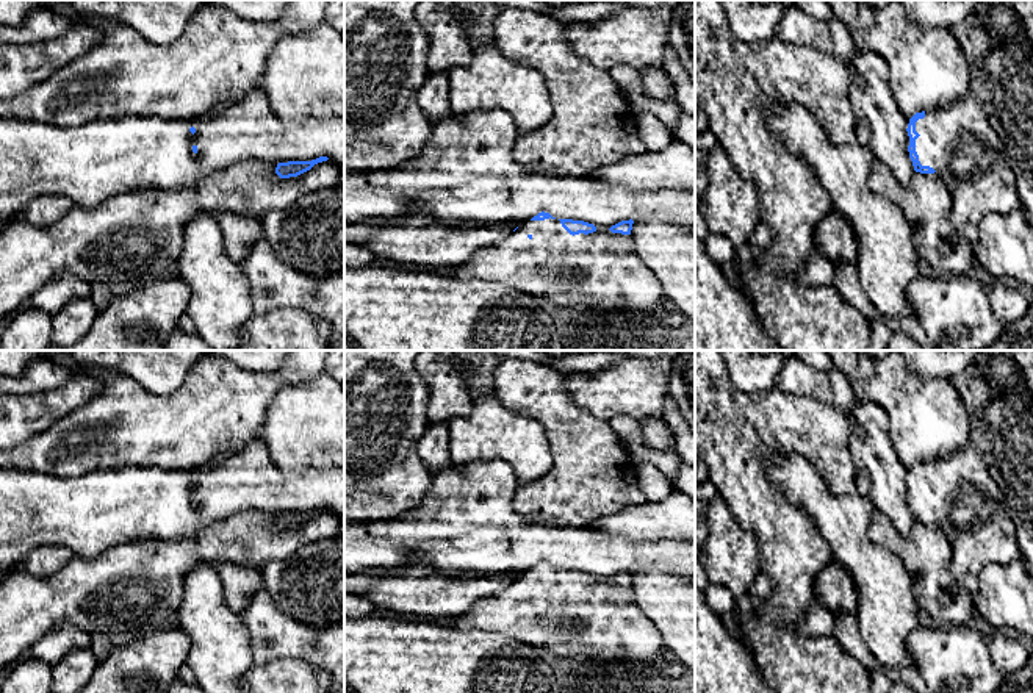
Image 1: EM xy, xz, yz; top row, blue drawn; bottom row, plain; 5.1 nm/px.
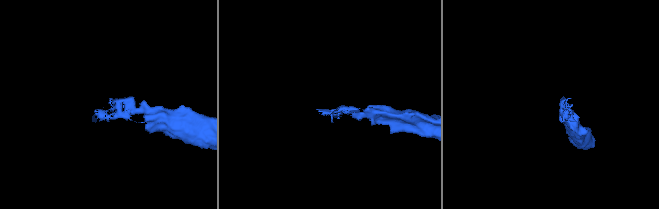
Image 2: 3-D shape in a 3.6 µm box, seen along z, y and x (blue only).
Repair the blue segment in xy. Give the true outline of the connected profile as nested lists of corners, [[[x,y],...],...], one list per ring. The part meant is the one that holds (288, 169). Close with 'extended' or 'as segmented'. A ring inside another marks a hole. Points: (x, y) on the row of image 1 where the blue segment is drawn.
[[[319,156],[311,161],[288,161],[288,163],[279,163],[275,167],[275,174],[280,178],[290,178],[290,177],[297,177],[307,171],[310,171],[315,164],[327,161],[327,156]]]; as segmented

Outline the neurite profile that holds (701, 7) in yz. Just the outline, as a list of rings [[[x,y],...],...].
[[[695,0],[695,108],[706,113],[707,130],[725,149],[734,169],[756,186],[761,221],[775,233],[759,261],[743,261],[732,285],[745,294],[761,327],[783,350],[869,349],[869,321],[836,285],[812,288],[794,278],[815,249],[817,225],[834,208],[809,163],[789,152],[767,125],[772,110],[797,103],[817,119],[834,145],[867,147],[870,130],[855,116],[850,91],[848,64],[842,59],[776,36],[750,45],[731,33],[720,0]]]

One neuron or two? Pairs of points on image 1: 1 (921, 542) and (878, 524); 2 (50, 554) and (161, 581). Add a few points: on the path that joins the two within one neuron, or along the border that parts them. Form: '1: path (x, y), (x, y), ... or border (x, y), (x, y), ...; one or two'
1: path (910, 542), (896, 542), (889, 535); one
2: border (74, 556), (60, 570), (47, 576), (36, 576); two

